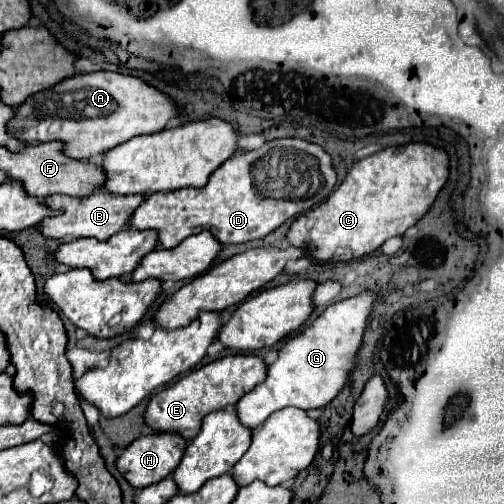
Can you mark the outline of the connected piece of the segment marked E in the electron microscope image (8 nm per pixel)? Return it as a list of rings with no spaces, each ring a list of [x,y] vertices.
[[[228,355],[216,359],[200,369],[190,371],[168,389],[154,395],[148,403],[144,419],[156,431],[176,431],[186,441],[190,441],[200,433],[202,419],[208,413],[224,409],[228,405],[236,405],[240,397],[244,397],[250,389],[254,389],[266,379],[266,373],[268,373],[268,365],[264,363],[264,359],[256,355]]]

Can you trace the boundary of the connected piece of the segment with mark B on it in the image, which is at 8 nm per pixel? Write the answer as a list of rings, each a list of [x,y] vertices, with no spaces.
[[[98,191],[94,195],[88,197],[70,197],[70,195],[50,195],[46,199],[46,205],[50,209],[58,209],[62,211],[56,217],[48,217],[40,223],[42,233],[46,237],[58,239],[58,241],[68,241],[68,239],[78,239],[78,237],[94,237],[100,241],[110,239],[114,233],[122,231],[130,219],[132,213],[136,211],[136,207],[144,201],[144,195],[114,195],[108,191]]]

